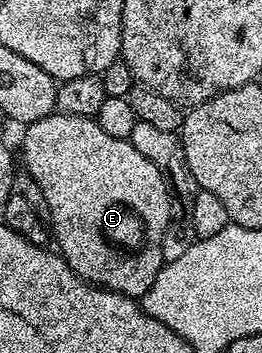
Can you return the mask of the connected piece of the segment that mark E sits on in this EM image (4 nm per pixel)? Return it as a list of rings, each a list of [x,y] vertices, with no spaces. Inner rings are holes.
[[[51,113],[45,115],[40,121],[29,124],[25,131],[26,136],[22,139],[22,155],[20,151],[20,159],[21,162],[22,159],[26,162],[23,163],[24,169],[36,181],[36,185],[40,185],[40,193],[44,193],[44,198],[48,201],[48,208],[51,214],[49,226],[52,228],[52,239],[58,242],[59,248],[57,247],[57,250],[62,258],[66,260],[66,264],[80,278],[93,286],[104,287],[108,291],[126,295],[135,301],[141,300],[142,295],[148,293],[148,289],[152,289],[152,281],[156,281],[156,273],[160,273],[162,268],[164,262],[162,258],[162,242],[164,241],[164,233],[168,229],[172,218],[172,191],[166,182],[166,178],[160,173],[160,169],[156,169],[156,165],[152,165],[152,161],[148,161],[148,157],[143,157],[130,144],[129,139],[112,137],[109,133],[104,133],[104,129],[100,129],[97,118],[85,119],[75,115]]]

